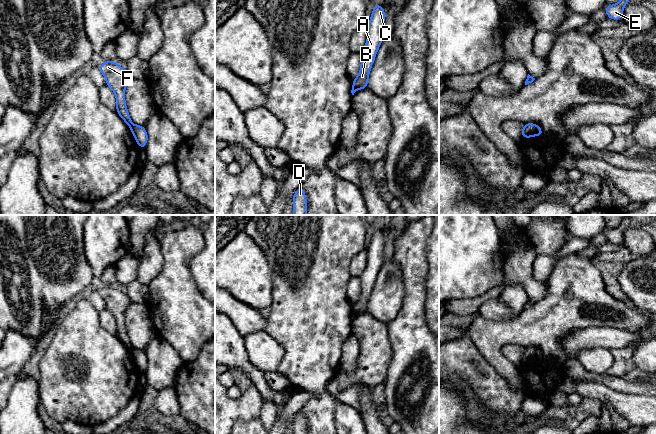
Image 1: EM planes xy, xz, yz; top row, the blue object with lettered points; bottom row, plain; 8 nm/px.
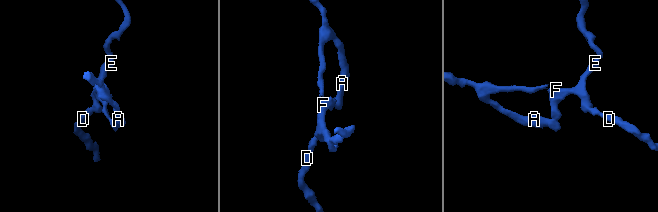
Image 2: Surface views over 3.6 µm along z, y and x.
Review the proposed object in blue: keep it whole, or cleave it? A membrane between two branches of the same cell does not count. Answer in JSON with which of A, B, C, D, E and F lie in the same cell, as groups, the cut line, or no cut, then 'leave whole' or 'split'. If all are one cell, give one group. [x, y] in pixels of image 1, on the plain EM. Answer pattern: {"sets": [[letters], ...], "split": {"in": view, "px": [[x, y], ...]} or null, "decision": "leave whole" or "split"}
{"sets": [["A", "B", "C"], ["D", "E", "F"]], "split": {"in": "xy", "px": [[132, 348], [129, 350]]}, "decision": "split"}

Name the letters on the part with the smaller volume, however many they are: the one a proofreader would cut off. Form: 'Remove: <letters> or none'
Remove: D, E, F

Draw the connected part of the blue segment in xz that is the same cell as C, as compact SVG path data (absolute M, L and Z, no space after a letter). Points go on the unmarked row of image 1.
M374 226L374 232L369 247L367 248L367 265L359 277L361 292L358 300L352 305L356 315L368 312L369 297L372 292L376 277L384 264L385 234L378 227Z

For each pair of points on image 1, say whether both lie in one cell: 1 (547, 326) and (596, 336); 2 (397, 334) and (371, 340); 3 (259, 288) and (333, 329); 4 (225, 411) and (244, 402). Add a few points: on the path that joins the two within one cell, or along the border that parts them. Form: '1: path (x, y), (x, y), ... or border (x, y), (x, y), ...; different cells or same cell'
1: border (597, 326), (566, 334), (561, 340), (564, 351); different cells
2: border (386, 324), (391, 348), (391, 359); different cells
3: border (271, 271), (272, 303), (269, 306); different cells
4: path (230, 411), (234, 411), (239, 407); same cell

